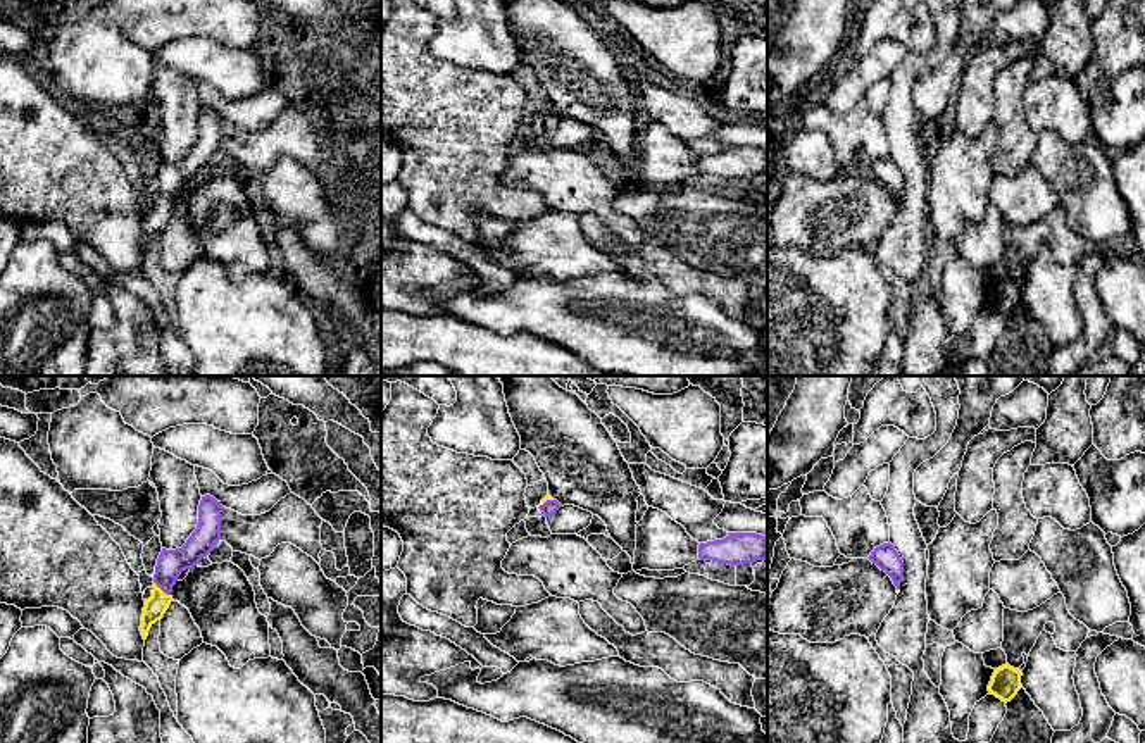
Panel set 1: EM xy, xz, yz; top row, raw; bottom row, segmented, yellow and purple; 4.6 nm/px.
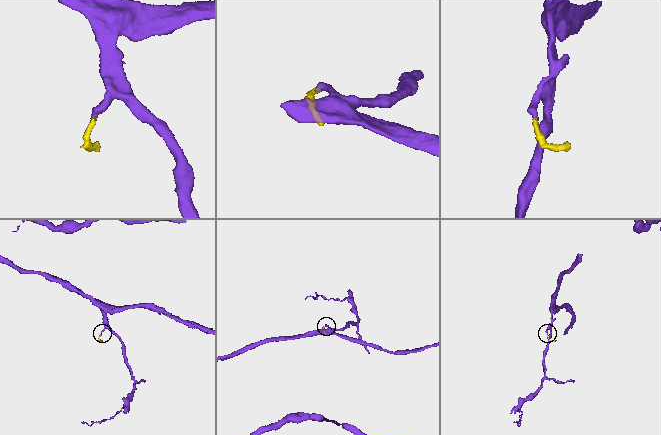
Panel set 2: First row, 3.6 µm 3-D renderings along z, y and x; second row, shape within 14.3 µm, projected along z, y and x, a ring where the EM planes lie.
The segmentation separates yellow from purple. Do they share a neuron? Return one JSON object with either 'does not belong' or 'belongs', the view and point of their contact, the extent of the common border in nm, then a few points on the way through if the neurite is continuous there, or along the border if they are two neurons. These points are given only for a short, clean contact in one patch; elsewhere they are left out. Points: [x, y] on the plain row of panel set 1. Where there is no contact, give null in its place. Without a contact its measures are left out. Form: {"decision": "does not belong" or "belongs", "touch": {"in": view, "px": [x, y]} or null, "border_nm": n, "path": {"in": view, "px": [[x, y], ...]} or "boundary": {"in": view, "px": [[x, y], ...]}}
{"decision": "belongs", "touch": {"in": "xy", "px": [161, 204]}, "border_nm": 100, "path": {"in": "xy", "px": [[157, 218], [161, 204], [171, 176]]}}

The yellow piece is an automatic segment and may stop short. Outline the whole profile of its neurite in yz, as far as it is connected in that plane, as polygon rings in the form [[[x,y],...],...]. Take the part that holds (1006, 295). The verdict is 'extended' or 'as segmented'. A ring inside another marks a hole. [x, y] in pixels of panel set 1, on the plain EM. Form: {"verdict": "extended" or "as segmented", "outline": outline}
{"verdict": "as segmented", "outline": [[[1009,278],[995,283],[992,295],[988,298],[990,309],[995,309],[1005,317],[1010,315],[1023,302],[1021,290],[1021,284],[1010,281]]]}

